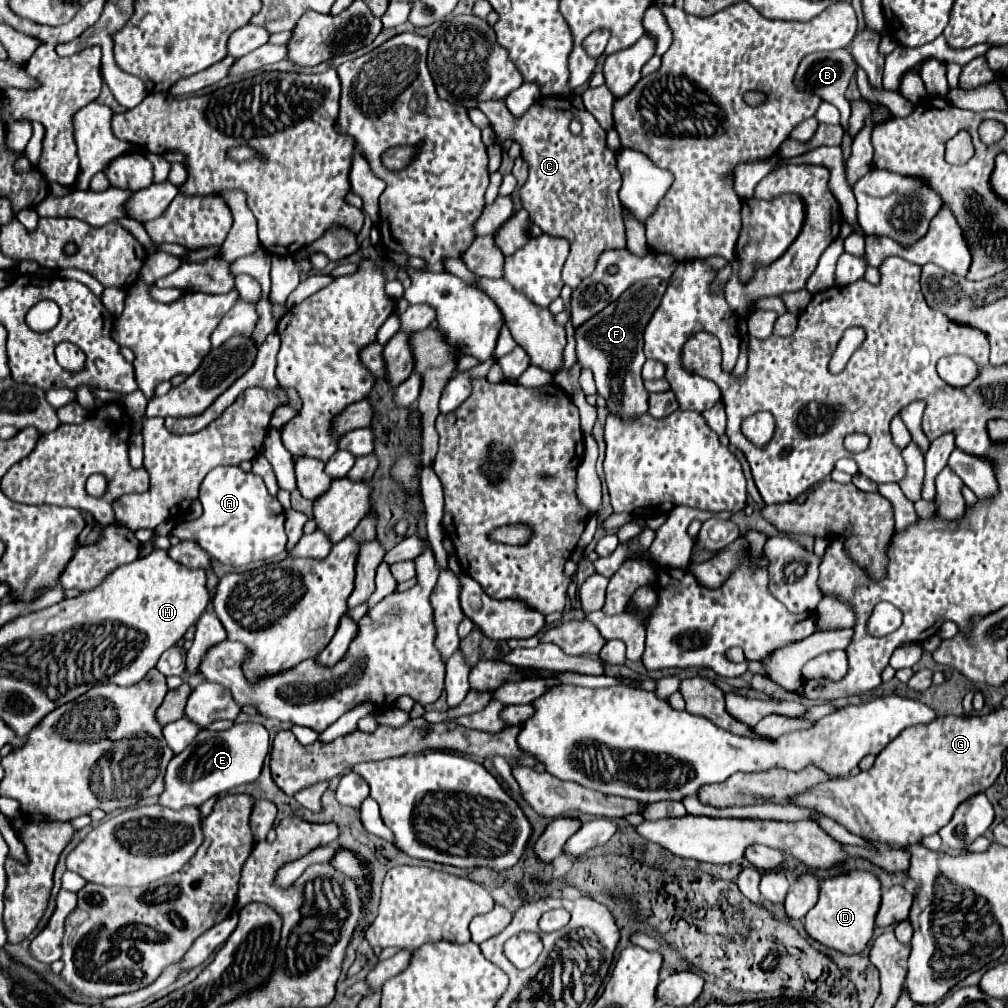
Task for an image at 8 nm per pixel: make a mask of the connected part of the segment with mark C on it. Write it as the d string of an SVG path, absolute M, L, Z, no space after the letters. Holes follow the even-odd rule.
M544 96L522 116L514 116L504 98L480 102L478 108L490 120L500 142L512 140L520 144L522 158L528 162L528 180L520 188L522 206L542 232L570 240L570 256L564 264L562 280L576 290L578 284L594 272L600 252L626 246L618 200L622 178L616 170L616 154L606 148L604 128L600 128L590 112L574 108L568 96ZM570 120L582 124L578 136L570 134Z

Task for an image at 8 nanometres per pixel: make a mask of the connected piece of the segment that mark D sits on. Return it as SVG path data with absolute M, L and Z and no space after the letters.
M854 870L842 876L826 878L820 882L820 898L816 906L804 916L806 934L842 954L860 954L872 940L874 918L880 906L880 882L874 874Z

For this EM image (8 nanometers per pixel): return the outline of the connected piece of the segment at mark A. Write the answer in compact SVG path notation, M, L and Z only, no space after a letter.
M218 466L212 472L208 472L208 476L204 478L202 486L200 486L200 500L204 506L204 514L194 520L194 522L186 522L182 526L178 526L178 538L190 538L190 540L198 540L198 544L218 562L226 564L226 566L244 566L244 572L254 570L266 564L275 564L287 558L288 553L288 536L284 532L284 508L278 502L276 496L272 496L262 480L262 476L254 474L254 472L244 472L238 466Z

